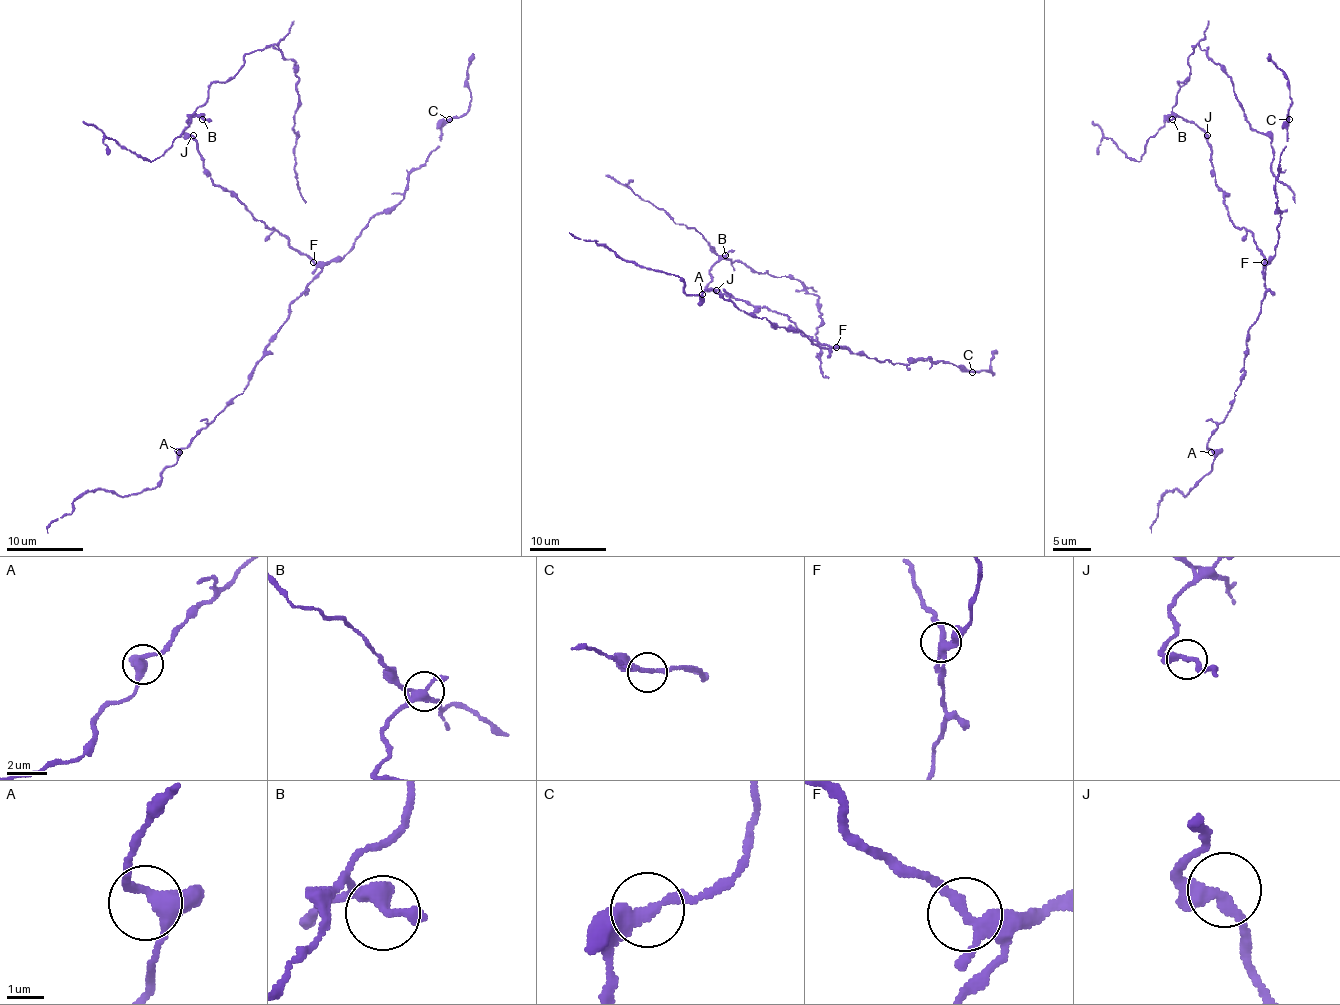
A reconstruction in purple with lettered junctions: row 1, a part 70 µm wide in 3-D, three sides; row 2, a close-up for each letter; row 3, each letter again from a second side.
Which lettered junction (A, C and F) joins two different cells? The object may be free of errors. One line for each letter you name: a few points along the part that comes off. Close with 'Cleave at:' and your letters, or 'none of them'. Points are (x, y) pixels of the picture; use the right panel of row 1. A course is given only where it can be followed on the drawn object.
F: foreign part runs (1264, 263), (1232, 223), (1203, 131), (1174, 114), (1195, 45), (1270, 138), (1272, 173), (1295, 203)
Cleave at: F

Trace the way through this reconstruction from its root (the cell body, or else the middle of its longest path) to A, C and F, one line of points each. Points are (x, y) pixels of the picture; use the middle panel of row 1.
A: (790, 320), (821, 343), (838, 345), (823, 349), (802, 332), (748, 315), (712, 290), (702, 294)
C: (790, 320), (804, 334), (825, 345), (847, 347), (868, 359), (903, 364), (926, 359), (947, 361), (972, 372)
F: (790, 320), (804, 334), (836, 347)

